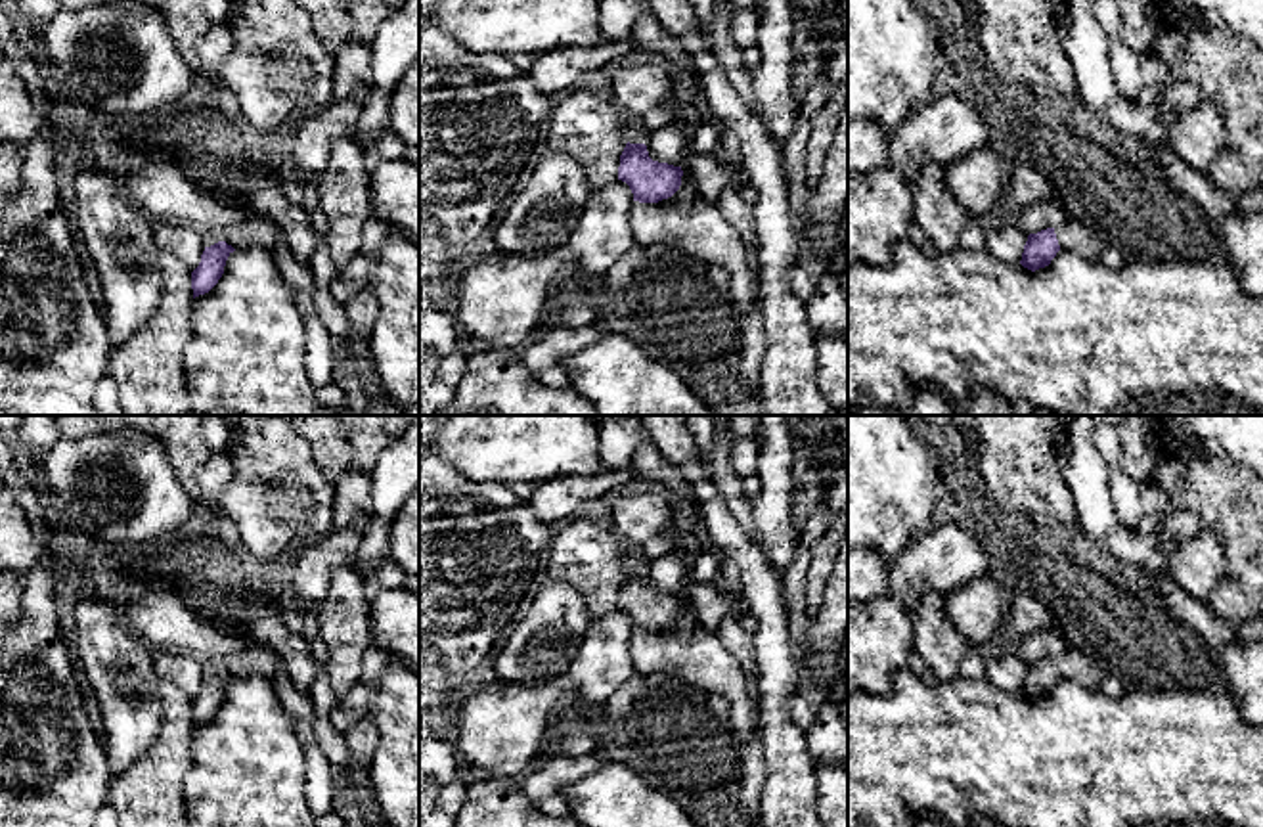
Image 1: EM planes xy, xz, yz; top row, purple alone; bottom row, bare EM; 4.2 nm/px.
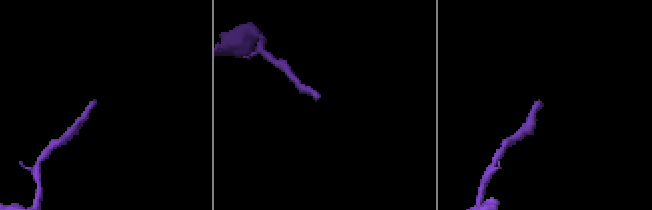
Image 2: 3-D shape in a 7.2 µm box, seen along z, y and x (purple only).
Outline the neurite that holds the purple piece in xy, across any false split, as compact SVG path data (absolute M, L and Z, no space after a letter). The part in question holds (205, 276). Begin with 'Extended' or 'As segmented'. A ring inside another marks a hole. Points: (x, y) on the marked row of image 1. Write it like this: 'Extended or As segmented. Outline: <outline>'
Extended. Outline: M258 212L245 222L205 234L205 251L199 266L191 272L193 299L209 293L224 274L228 257L235 249L262 247L274 251L281 235L279 226Z

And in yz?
Extended. Outline: M1068 216L1058 228L1030 234L1020 264L1031 272L1045 268L1058 251L1072 251L1087 260L1100 260L1102 239L1079 220Z

